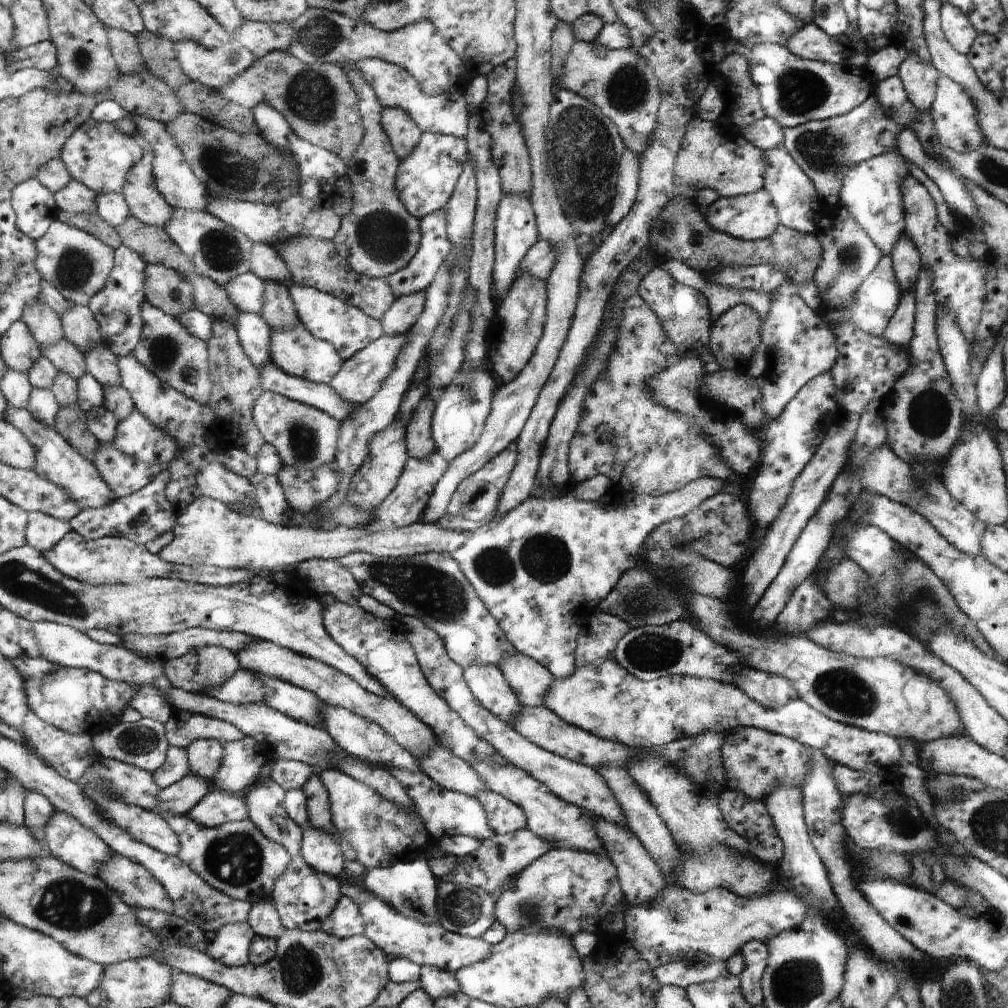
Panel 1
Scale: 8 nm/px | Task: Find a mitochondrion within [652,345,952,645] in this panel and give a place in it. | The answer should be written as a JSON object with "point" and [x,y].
{"point":[927,595]}

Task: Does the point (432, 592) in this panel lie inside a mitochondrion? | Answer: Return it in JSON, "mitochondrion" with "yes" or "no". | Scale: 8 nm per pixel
{"mitochondrion":"yes"}

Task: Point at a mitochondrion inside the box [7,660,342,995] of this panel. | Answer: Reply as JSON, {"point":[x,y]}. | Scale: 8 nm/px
{"point":[67,904]}

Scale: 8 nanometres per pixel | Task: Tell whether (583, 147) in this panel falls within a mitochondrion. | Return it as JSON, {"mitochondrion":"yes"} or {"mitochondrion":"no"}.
{"mitochondrion":"yes"}

